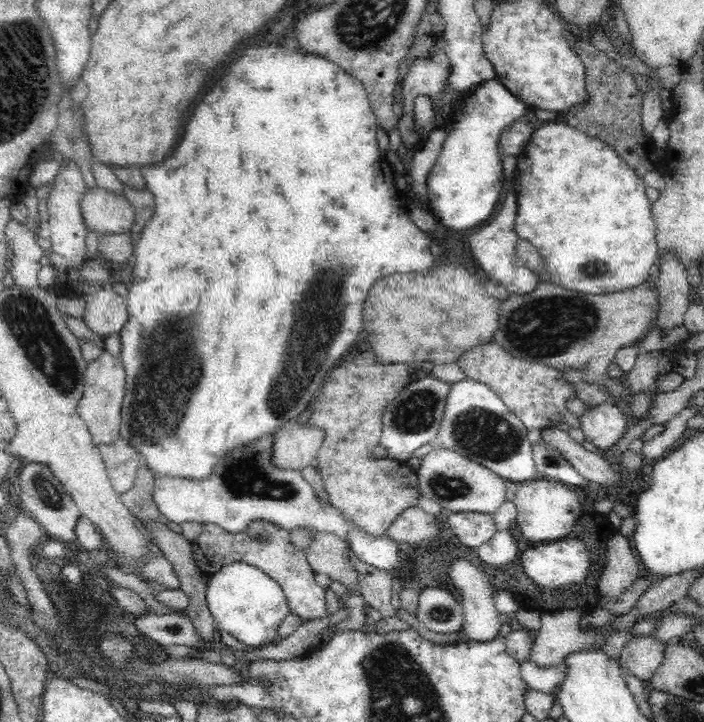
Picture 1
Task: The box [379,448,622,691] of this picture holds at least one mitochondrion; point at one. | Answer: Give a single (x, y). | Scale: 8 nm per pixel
(449, 487)

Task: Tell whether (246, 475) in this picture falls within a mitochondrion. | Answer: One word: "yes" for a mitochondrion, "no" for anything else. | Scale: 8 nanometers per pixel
yes

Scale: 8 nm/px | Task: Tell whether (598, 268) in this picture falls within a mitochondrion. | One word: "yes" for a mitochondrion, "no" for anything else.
yes

